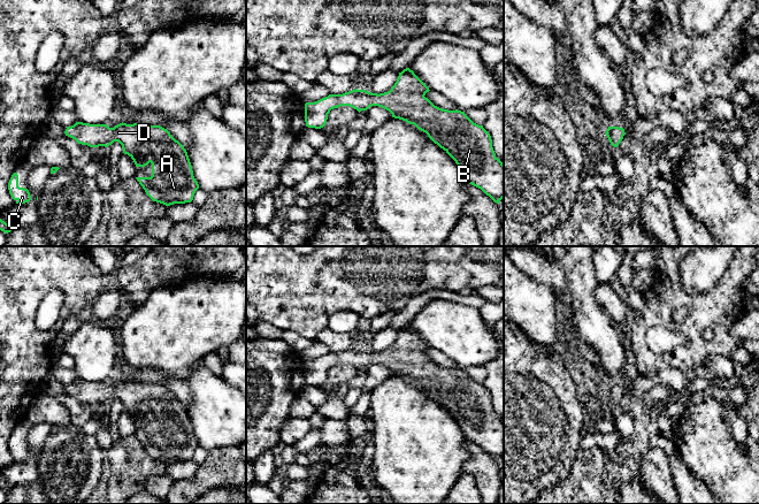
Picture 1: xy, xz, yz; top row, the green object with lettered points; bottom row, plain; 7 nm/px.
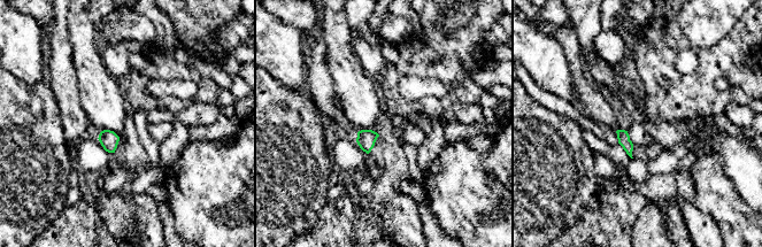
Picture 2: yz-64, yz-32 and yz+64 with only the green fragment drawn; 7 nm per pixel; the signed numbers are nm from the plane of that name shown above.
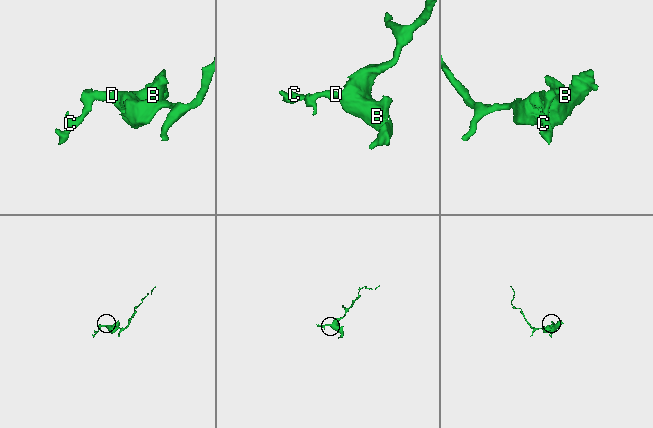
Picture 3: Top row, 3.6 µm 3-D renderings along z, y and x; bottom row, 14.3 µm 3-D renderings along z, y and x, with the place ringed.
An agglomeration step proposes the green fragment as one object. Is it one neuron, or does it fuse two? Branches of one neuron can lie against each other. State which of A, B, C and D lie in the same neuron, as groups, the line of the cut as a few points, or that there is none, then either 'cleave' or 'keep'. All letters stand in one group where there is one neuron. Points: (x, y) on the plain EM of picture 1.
A B C D | no cut | keep

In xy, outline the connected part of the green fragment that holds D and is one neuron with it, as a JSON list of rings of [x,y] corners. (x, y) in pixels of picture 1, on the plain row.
[[[76,380],[67,384],[64,391],[90,405],[108,405],[118,399],[136,425],[151,420],[152,434],[136,436],[153,459],[166,464],[191,460],[199,446],[186,407],[160,383],[122,380],[109,385],[107,382]]]

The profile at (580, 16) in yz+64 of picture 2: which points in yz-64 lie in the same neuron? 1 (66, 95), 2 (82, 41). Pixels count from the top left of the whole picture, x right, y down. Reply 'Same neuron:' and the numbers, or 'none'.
Same neuron: 2

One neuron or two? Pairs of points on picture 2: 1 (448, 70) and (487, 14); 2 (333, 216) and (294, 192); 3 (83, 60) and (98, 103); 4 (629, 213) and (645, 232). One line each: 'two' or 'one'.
1: one
2: two
3: one
4: two

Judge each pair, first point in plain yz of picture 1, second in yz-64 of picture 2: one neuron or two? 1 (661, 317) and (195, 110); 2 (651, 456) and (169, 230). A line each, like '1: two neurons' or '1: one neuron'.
1: two neurons
2: two neurons

